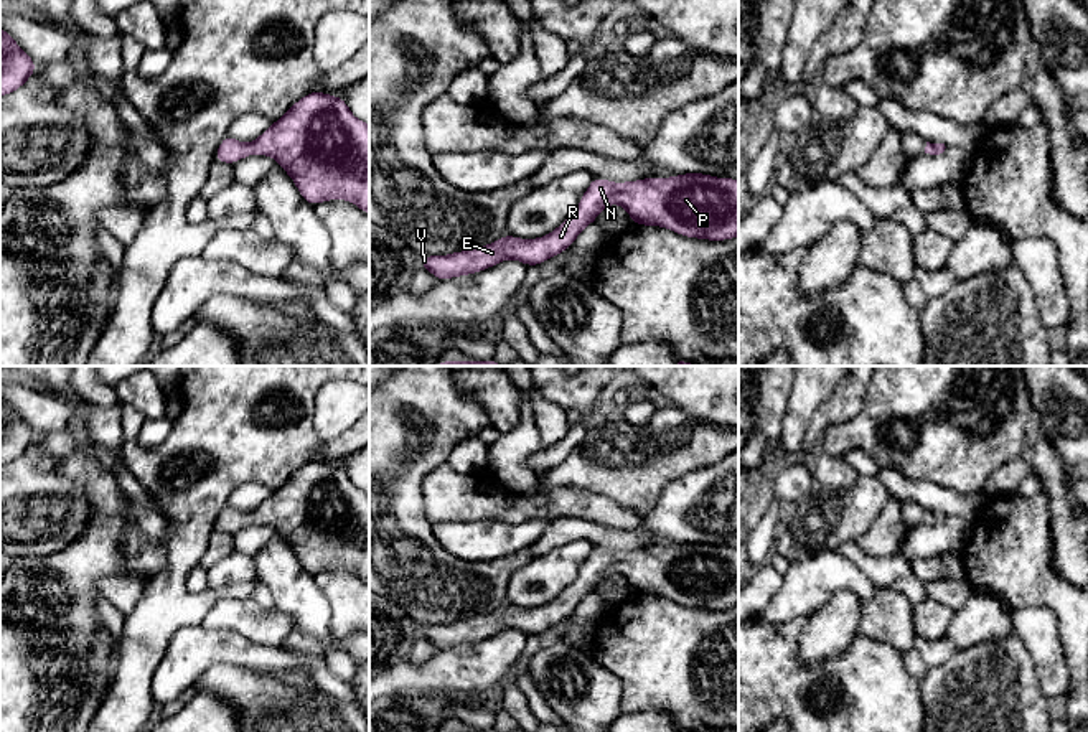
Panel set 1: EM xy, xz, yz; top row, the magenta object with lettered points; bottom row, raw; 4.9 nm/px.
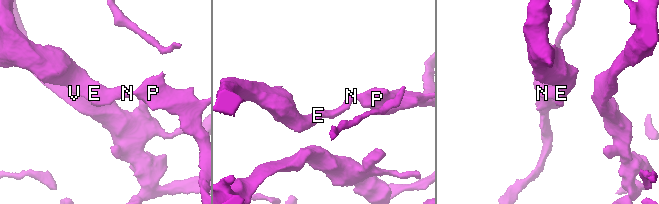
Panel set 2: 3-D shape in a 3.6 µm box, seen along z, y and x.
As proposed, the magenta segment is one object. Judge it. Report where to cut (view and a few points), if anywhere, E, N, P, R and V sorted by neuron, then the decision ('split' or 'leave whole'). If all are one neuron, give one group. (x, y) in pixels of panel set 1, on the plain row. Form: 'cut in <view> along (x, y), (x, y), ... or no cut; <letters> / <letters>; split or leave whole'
no cut; E N P R V; leave whole

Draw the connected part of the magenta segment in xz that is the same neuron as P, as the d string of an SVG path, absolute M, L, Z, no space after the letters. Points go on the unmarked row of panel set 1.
M682 542L671 547L643 547L635 551L613 552L593 546L582 564L577 579L552 602L537 608L521 608L504 603L501 608L473 618L447 625L419 625L419 635L425 636L437 650L471 645L491 638L506 628L516 628L528 636L541 635L547 628L570 618L577 605L612 572L618 572L630 589L638 595L668 597L682 607L706 610L729 610L739 605L739 549L717 547L706 542Z

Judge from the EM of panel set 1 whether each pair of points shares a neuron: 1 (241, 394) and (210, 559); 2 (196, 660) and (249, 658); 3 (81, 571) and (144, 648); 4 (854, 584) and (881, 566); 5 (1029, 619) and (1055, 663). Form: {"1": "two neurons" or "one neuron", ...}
{"1": "two neurons", "2": "one neuron", "3": "two neurons", "4": "two neurons", "5": "one neuron"}

